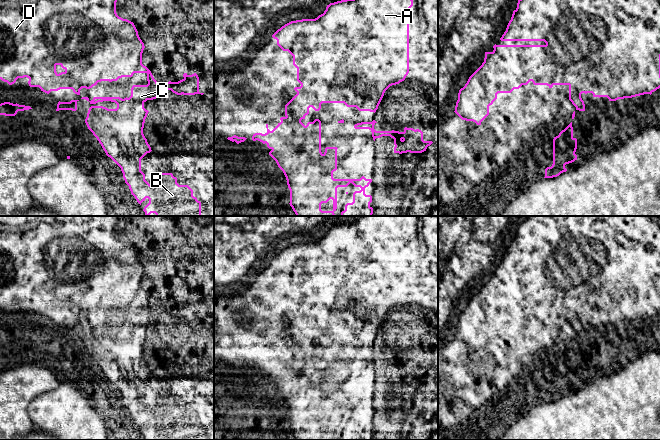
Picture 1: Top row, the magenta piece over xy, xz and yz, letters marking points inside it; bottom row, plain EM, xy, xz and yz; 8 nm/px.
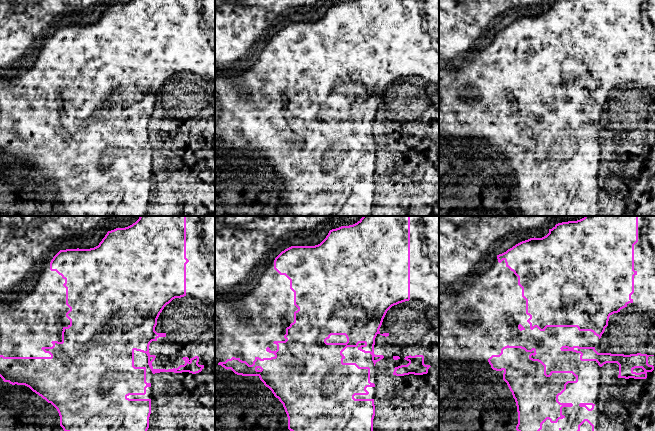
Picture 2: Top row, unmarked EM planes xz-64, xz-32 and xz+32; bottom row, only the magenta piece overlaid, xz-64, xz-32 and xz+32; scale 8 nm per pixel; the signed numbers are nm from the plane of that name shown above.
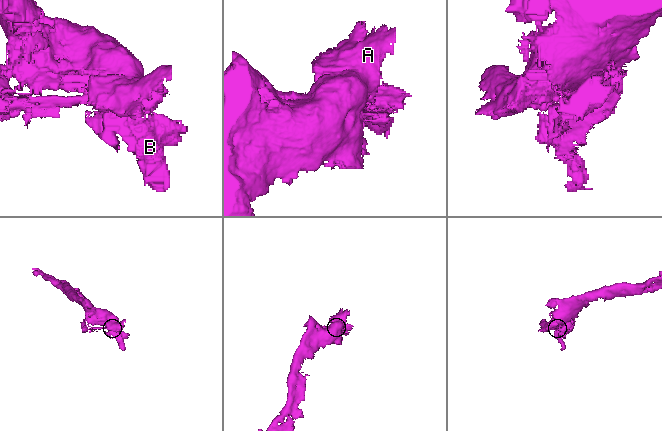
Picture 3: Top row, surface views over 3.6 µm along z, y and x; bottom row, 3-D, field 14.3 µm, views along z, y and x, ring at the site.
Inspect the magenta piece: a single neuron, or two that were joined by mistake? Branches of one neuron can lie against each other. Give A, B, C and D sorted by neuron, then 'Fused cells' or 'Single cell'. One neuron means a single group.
Groups: A B D / C. Fused cells

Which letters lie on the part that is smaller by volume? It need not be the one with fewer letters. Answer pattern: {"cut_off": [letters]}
{"cut_off": ["C"]}

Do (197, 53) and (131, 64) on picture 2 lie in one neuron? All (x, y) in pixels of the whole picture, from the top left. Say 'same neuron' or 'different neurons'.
same neuron

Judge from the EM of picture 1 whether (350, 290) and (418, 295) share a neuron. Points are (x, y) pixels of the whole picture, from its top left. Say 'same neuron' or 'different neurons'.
same neuron

